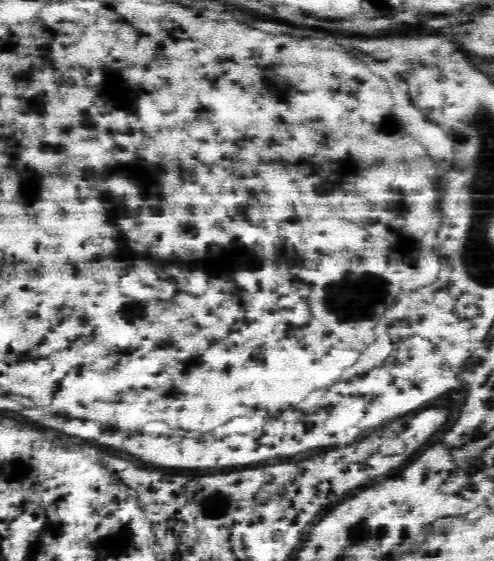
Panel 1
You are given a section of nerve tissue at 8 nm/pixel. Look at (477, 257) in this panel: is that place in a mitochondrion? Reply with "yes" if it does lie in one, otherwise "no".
yes

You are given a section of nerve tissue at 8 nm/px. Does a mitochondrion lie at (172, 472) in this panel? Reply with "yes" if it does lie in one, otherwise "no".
no

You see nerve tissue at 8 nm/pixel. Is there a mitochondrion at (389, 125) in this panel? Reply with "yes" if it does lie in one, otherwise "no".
no

